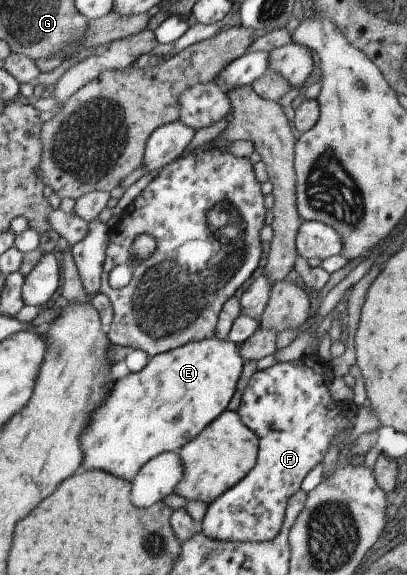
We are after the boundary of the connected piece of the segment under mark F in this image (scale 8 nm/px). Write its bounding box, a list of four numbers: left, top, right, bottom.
[201,353,353,541]

